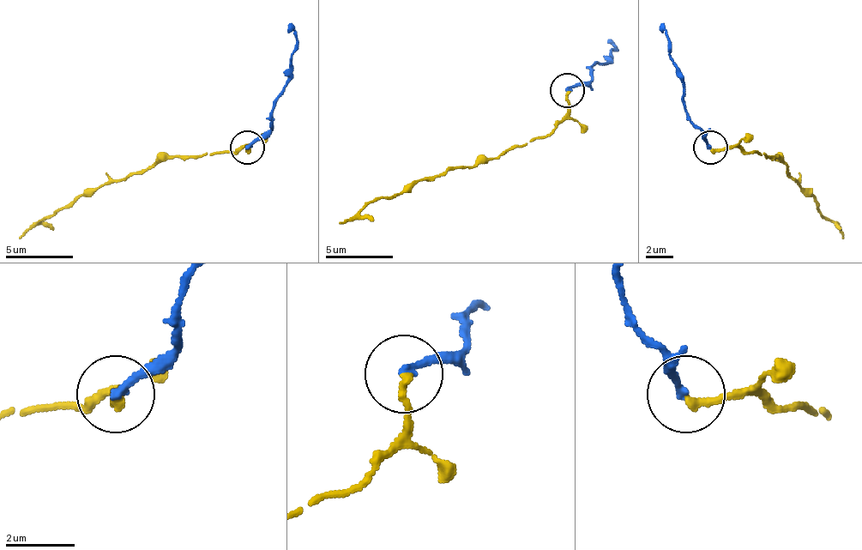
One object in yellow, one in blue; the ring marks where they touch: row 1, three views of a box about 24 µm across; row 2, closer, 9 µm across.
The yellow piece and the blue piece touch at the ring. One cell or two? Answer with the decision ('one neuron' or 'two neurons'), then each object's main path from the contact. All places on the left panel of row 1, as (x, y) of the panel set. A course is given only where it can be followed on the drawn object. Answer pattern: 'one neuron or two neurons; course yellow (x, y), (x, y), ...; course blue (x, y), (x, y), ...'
one neuron; course yellow (248, 148), (177, 154), (88, 189), (20, 239); course blue (248, 148), (272, 128), (272, 114), (296, 45), (296, 29), (289, 22)

